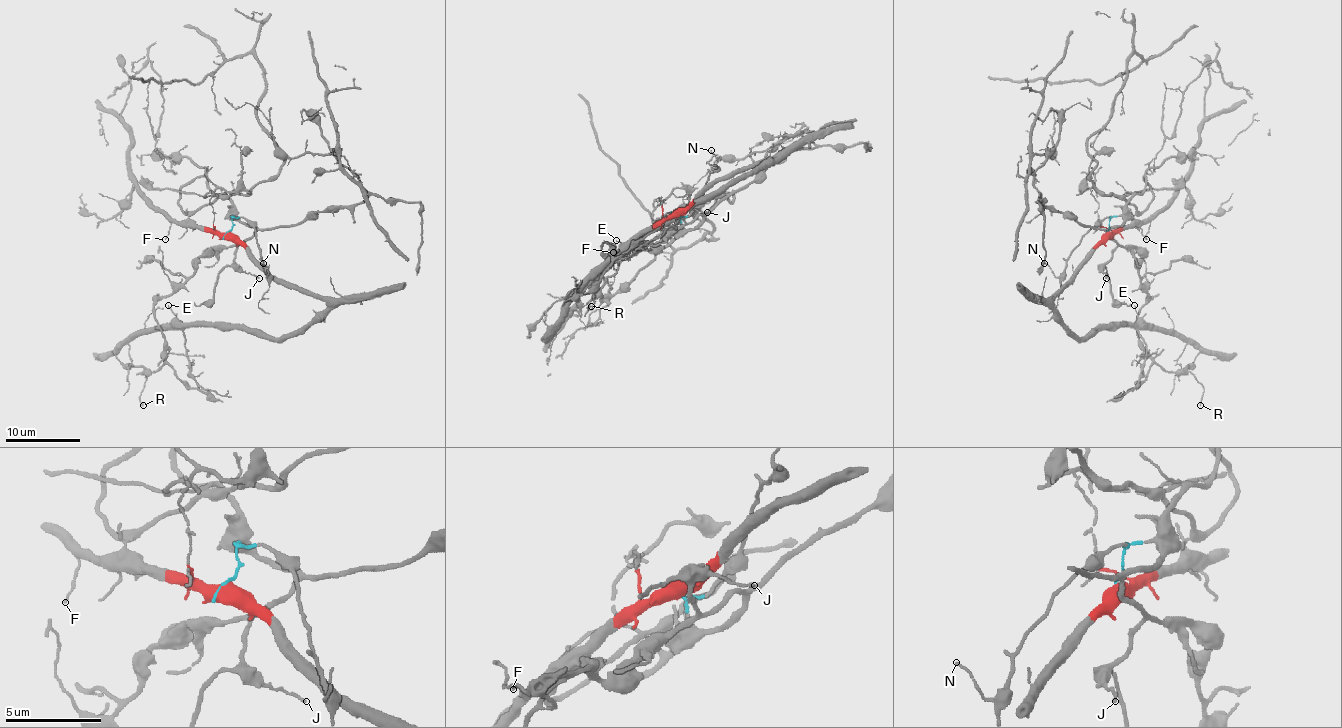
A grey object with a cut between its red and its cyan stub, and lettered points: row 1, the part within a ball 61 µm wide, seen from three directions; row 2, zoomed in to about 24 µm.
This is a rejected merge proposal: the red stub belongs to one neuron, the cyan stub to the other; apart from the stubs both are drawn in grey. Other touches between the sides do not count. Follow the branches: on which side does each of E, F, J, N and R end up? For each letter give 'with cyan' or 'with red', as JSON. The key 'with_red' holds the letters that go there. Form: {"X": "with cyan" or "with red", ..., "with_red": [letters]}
{"E": "with red", "F": "with red", "J": "with cyan", "N": "with cyan", "R": "with cyan", "with_red": ["E", "F"]}

